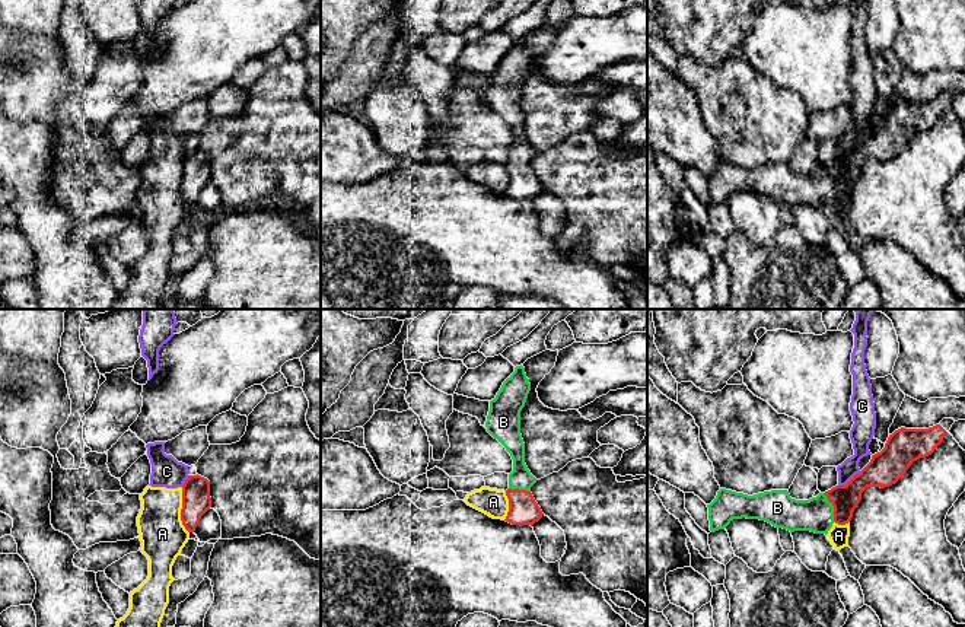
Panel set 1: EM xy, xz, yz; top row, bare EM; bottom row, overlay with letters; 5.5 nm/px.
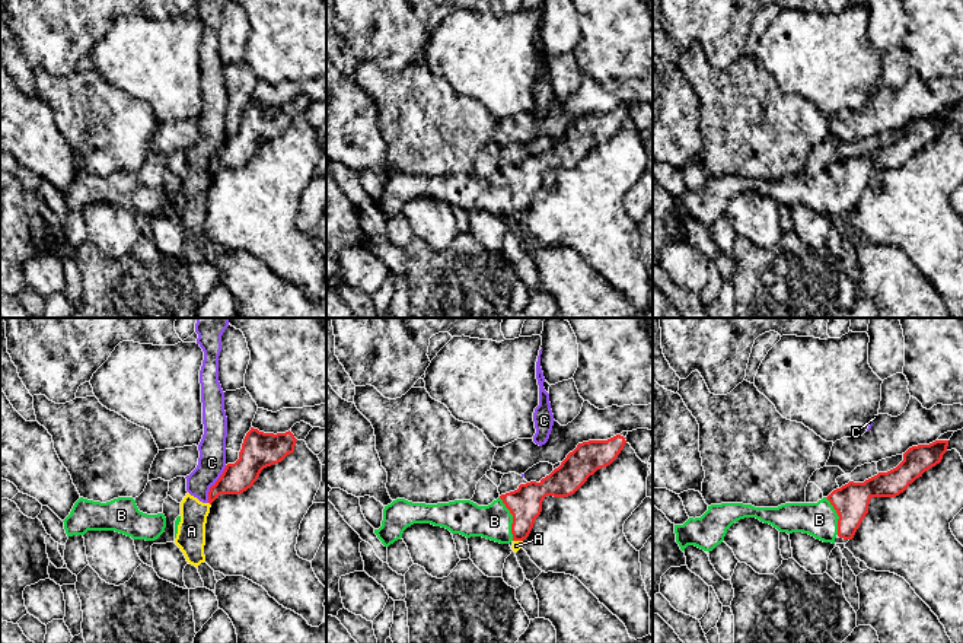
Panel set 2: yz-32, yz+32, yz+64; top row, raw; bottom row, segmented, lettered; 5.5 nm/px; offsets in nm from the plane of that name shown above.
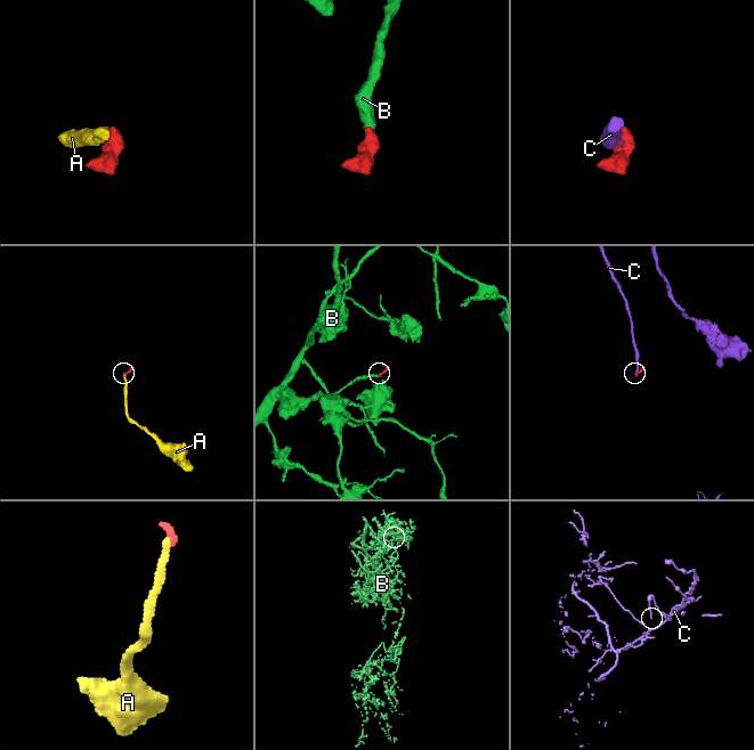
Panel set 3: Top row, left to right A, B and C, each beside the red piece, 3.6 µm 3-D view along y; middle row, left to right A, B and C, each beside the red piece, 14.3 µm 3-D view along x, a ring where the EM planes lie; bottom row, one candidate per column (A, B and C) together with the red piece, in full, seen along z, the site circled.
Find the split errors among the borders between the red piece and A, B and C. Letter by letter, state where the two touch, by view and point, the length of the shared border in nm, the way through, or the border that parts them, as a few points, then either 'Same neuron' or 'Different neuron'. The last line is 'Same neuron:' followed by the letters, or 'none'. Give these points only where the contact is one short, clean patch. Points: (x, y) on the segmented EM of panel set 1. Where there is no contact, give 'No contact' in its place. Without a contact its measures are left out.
A: Touches red at xy (181, 511). Shared border 260 nm. Boundary: xy (181, 487), (181, 524), (188, 532). Different neuron
B: Touches red at yz (834, 508). Shared border 170 nm. Path across: yz (844, 499), (834, 508), (827, 508), (817, 515). Same neuron
C: Touches red at yz (850, 480). Shared border 150 nm. Boundary: yz (860, 471), (838, 486). Different neuron
Same neuron: B

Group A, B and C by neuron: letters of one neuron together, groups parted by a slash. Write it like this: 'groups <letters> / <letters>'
groups A C / B

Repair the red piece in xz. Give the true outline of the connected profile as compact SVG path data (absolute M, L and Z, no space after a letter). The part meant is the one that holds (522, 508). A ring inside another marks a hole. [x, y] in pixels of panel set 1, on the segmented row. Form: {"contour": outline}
{"contour": "M516 366L515 372L503 382L496 398L490 401L487 432L497 439L513 459L509 474L509 512L506 522L512 525L534 525L542 518L542 510L535 502L531 487L536 478L525 464L525 443L520 435L520 411L531 391L525 367Z"}

